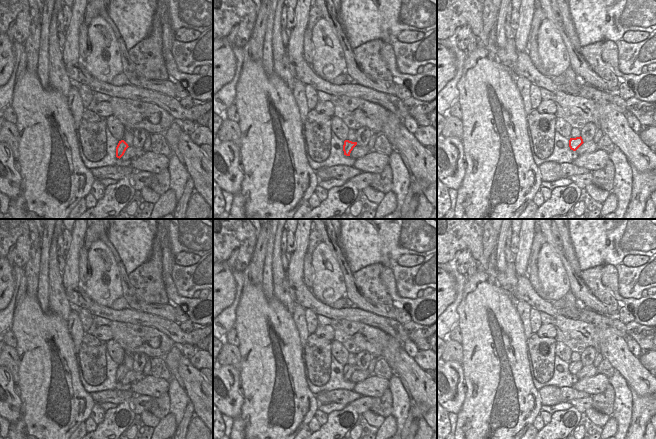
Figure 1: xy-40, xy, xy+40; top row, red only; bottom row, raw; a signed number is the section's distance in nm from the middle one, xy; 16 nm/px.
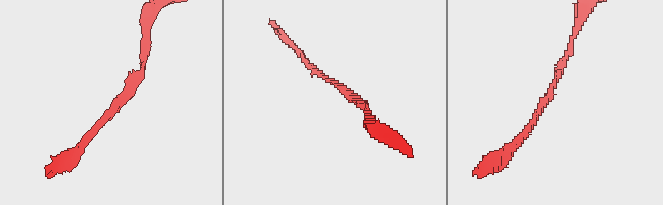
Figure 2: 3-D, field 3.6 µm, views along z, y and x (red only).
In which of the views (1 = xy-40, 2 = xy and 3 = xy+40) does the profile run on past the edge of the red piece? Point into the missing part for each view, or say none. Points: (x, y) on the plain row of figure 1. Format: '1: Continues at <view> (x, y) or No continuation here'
1: No continuation here
2: No continuation here
3: No continuation here.

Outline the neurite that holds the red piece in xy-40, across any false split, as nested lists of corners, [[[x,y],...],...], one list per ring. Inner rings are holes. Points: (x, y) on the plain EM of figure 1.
[[[124,364],[119,365],[116,371],[116,381],[120,383],[128,371],[128,368]]]

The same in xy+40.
[[[582,361],[570,362],[569,371],[571,374],[576,375],[583,368]]]

